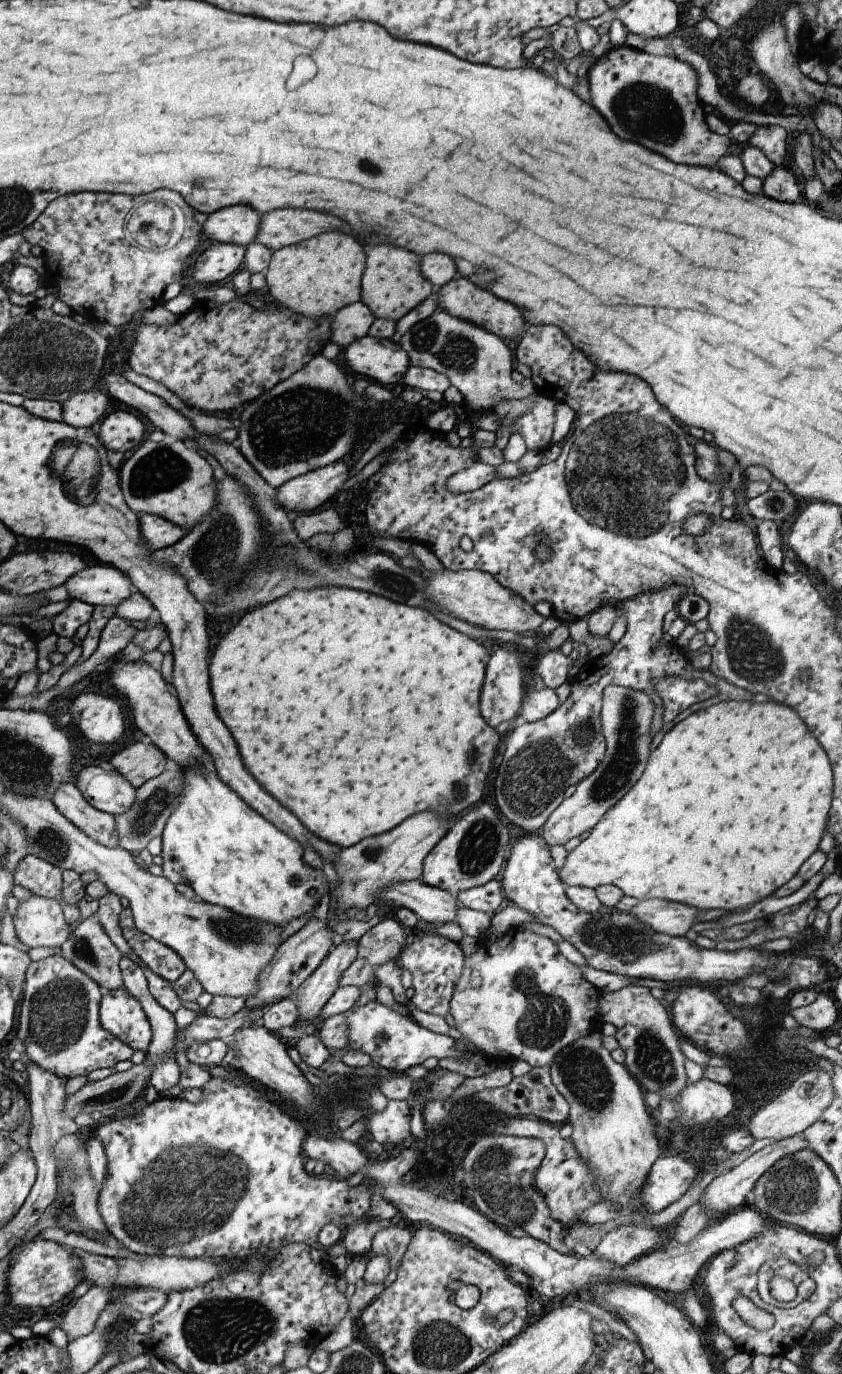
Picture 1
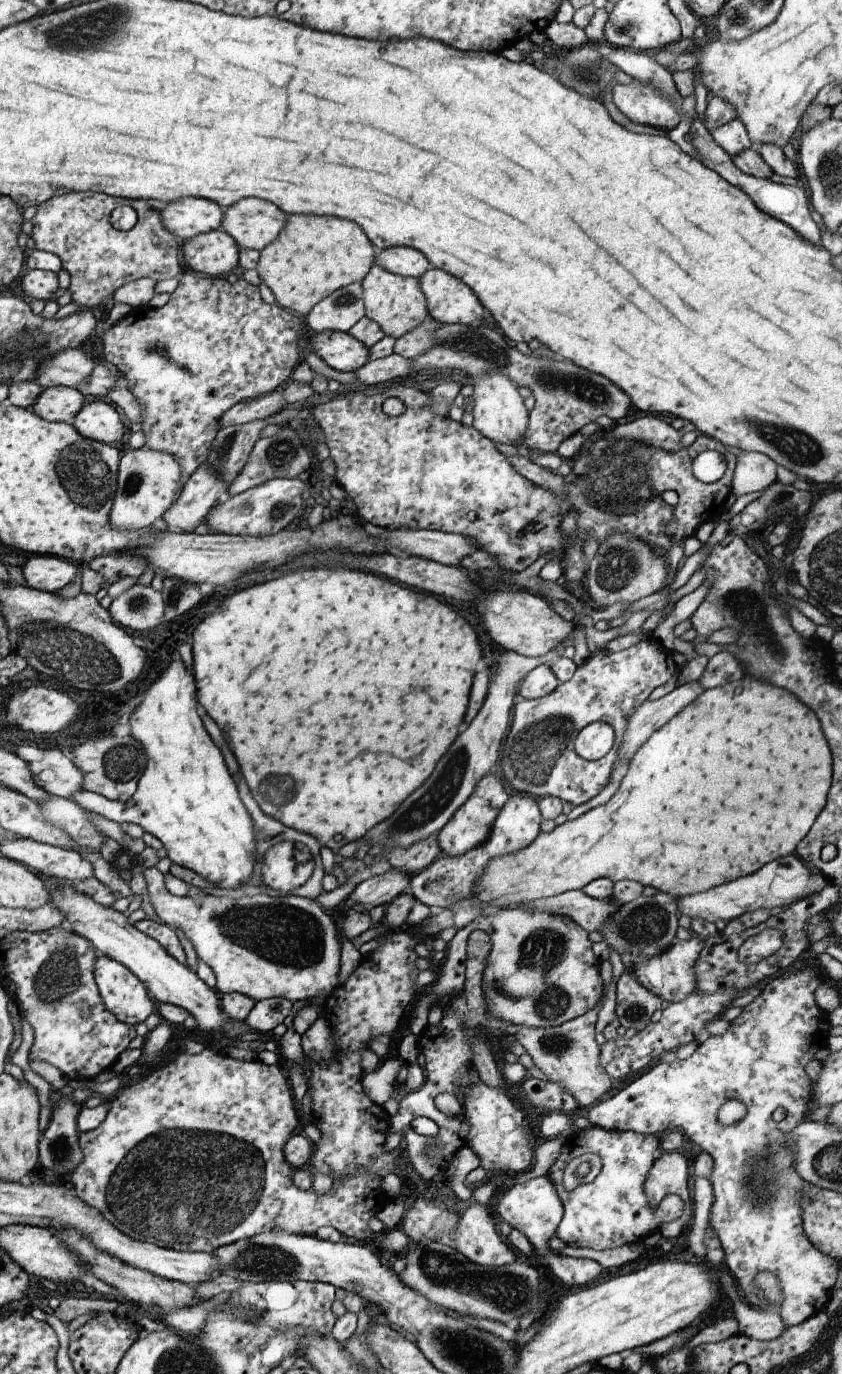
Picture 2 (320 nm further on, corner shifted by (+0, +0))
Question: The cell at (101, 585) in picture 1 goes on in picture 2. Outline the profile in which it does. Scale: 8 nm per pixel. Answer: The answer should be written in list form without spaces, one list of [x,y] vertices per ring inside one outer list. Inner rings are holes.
[[[33,555],[20,566],[26,587],[56,593],[77,575],[78,564],[48,555]]]

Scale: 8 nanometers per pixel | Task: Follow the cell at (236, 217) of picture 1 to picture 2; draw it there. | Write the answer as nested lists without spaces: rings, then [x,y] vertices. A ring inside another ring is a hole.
[[[186,197],[170,201],[163,212],[163,225],[182,240],[221,228],[223,206],[216,201]]]

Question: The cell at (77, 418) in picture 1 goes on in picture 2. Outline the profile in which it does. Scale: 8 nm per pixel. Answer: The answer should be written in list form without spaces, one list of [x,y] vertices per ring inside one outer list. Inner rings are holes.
[[[46,387],[37,394],[32,408],[47,421],[62,421],[72,425],[84,406],[84,395],[74,387]]]

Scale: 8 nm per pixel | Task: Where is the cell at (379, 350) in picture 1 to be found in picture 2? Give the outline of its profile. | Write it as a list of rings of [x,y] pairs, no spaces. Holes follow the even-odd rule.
[[[322,330],[314,334],[311,343],[313,353],[340,372],[354,372],[369,360],[367,345],[347,332]]]

